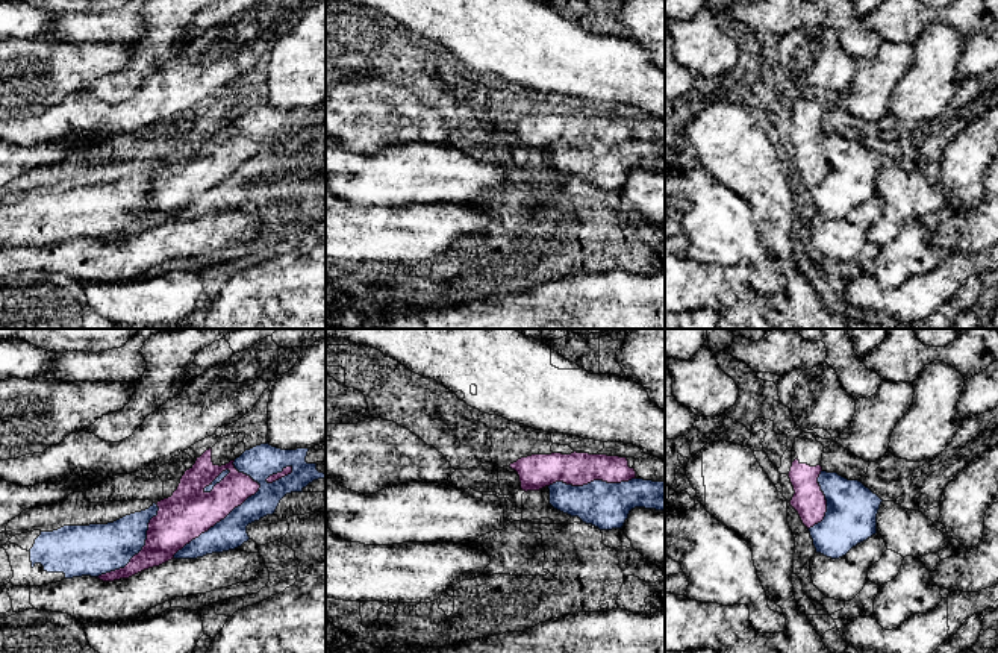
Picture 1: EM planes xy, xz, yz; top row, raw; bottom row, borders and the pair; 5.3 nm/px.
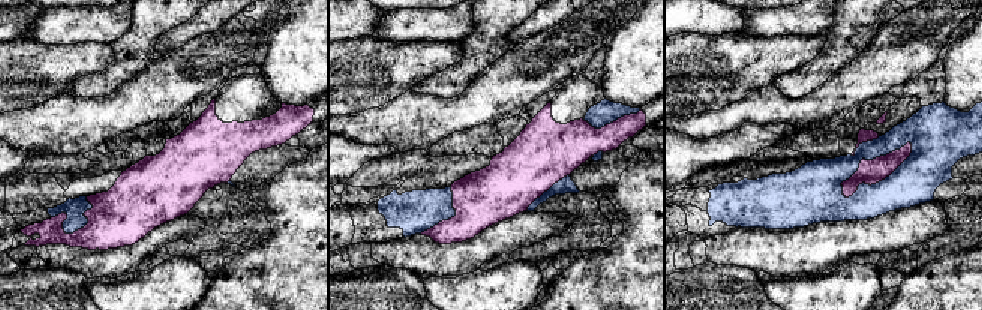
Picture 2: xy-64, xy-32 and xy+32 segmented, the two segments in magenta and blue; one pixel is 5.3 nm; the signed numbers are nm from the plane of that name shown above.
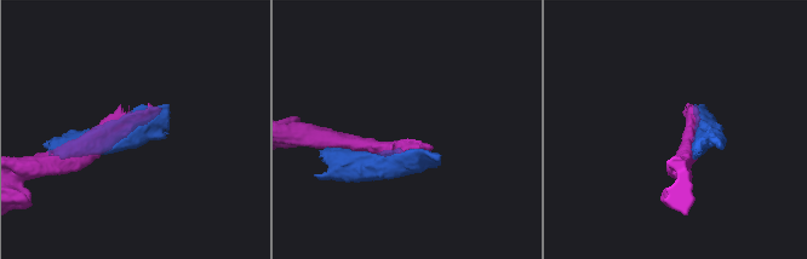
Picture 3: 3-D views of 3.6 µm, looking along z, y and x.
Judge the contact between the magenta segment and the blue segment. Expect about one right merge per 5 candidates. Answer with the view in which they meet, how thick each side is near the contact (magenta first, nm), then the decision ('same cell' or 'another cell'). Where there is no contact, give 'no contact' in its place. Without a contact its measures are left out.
contact in xy; calibres 260 and 170 nm; another cell

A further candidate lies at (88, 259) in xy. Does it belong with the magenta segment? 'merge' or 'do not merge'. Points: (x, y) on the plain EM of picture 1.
do not merge

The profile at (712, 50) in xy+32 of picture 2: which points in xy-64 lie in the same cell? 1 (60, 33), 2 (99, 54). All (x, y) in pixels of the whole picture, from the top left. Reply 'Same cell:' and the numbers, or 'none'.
Same cell: 2

